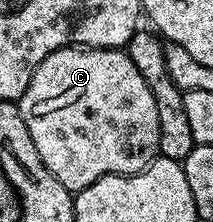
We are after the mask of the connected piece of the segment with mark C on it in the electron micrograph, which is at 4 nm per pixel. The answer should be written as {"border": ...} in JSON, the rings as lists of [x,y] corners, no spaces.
{"border":[[[68,46],[51,52],[35,67],[31,74],[29,86],[24,90],[18,101],[19,113],[29,130],[29,138],[33,138],[33,146],[37,146],[37,154],[41,154],[41,162],[65,186],[68,192],[78,194],[83,188],[87,188],[93,182],[97,182],[103,176],[131,176],[134,172],[141,172],[152,160],[159,150],[159,127],[157,126],[157,102],[153,102],[153,90],[145,82],[141,70],[133,66],[133,62],[127,57],[126,51],[118,48],[85,48],[82,46]]]}

